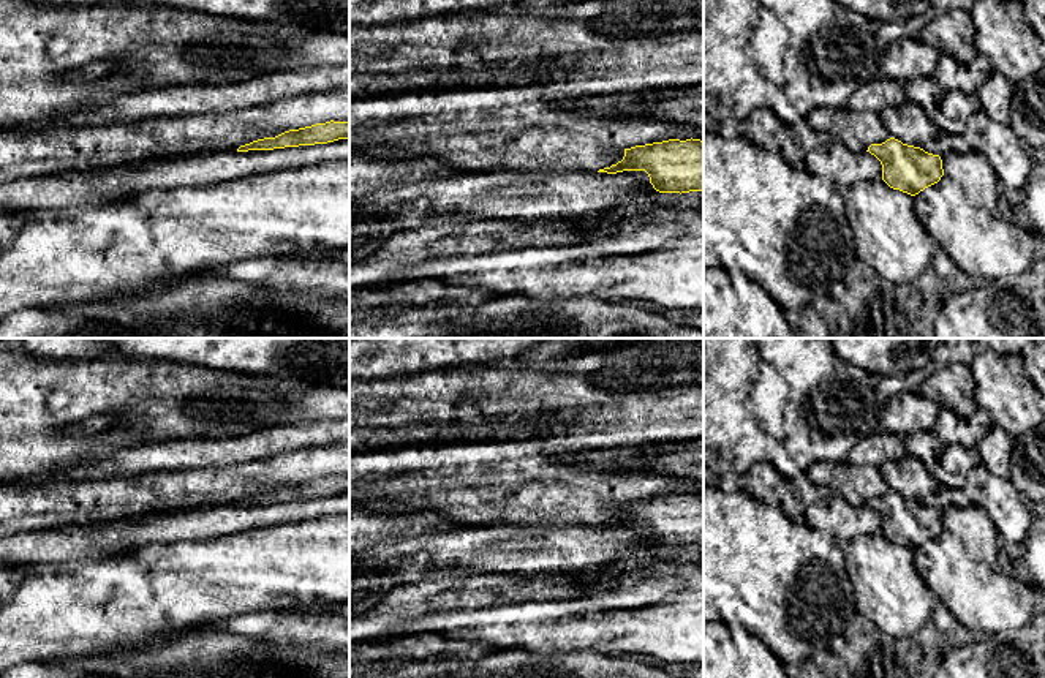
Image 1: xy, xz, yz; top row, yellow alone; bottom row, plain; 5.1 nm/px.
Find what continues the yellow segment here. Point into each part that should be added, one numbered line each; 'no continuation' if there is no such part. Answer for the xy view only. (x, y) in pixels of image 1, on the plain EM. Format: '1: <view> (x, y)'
no continuation

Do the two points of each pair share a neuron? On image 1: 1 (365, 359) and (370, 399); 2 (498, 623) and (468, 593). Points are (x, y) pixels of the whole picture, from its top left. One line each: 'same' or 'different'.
1: different
2: different

